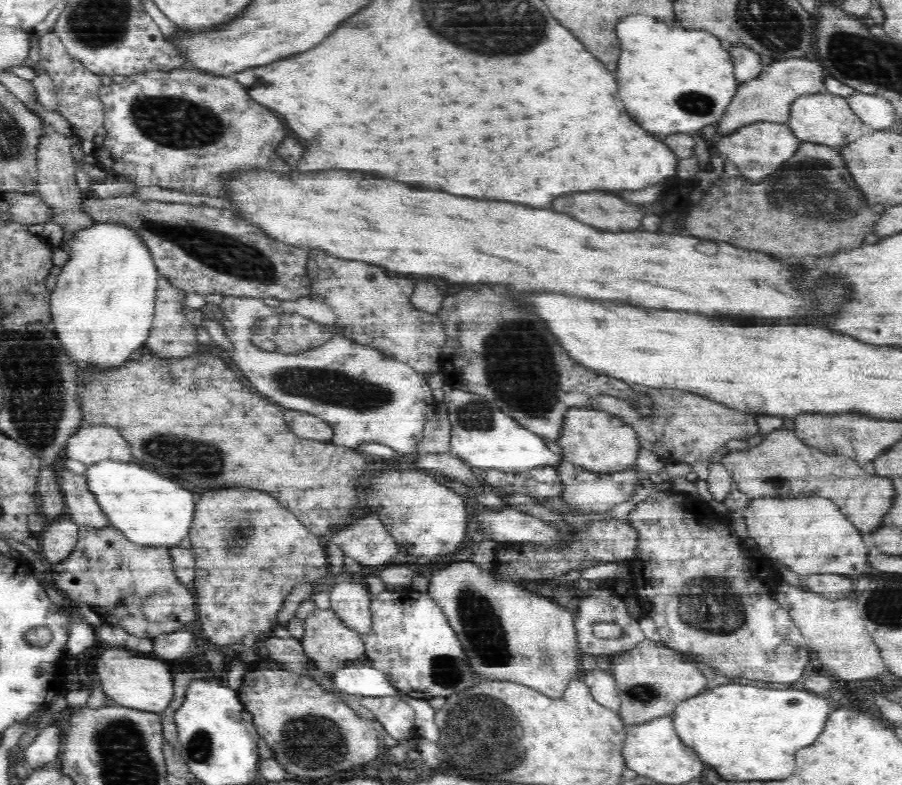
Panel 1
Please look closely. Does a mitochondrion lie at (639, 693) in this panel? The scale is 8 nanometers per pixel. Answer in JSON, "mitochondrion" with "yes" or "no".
{"mitochondrion":"yes"}

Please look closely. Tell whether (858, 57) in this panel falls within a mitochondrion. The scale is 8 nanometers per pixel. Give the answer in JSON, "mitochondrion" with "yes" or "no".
{"mitochondrion":"yes"}

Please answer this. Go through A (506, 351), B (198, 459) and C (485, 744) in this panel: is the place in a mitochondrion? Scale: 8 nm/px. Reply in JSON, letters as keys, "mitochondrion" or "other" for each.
{"A":"mitochondrion","B":"mitochondrion","C":"mitochondrion"}

